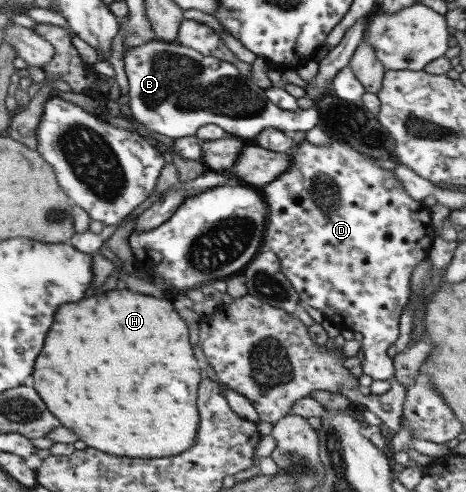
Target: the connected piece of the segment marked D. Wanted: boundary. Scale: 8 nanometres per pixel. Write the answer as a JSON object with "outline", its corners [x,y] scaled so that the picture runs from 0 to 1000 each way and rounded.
{"outline":[[[657,285],[642,289],[637,297],[627,297],[620,307],[624,317],[624,333],[620,341],[599,354],[590,366],[577,374],[558,380],[558,390],[569,409],[571,425],[571,457],[562,480],[564,504],[575,504],[599,528],[603,555],[622,573],[629,589],[637,593],[639,606],[655,618],[685,630],[689,634],[700,665],[715,673],[751,671],[777,679],[779,695],[779,736],[775,752],[779,762],[792,764],[798,772],[837,772],[845,764],[845,746],[841,744],[841,728],[837,728],[826,711],[839,703],[852,687],[852,657],[861,628],[876,614],[880,600],[880,561],[891,549],[891,541],[918,522],[921,500],[933,480],[921,441],[921,423],[910,419],[903,409],[882,407],[873,398],[873,390],[861,382],[858,370],[845,360],[839,346],[822,346],[813,341],[809,325],[783,321],[779,313],[762,309],[749,293],[740,289],[710,287],[702,297],[672,297]]]}

